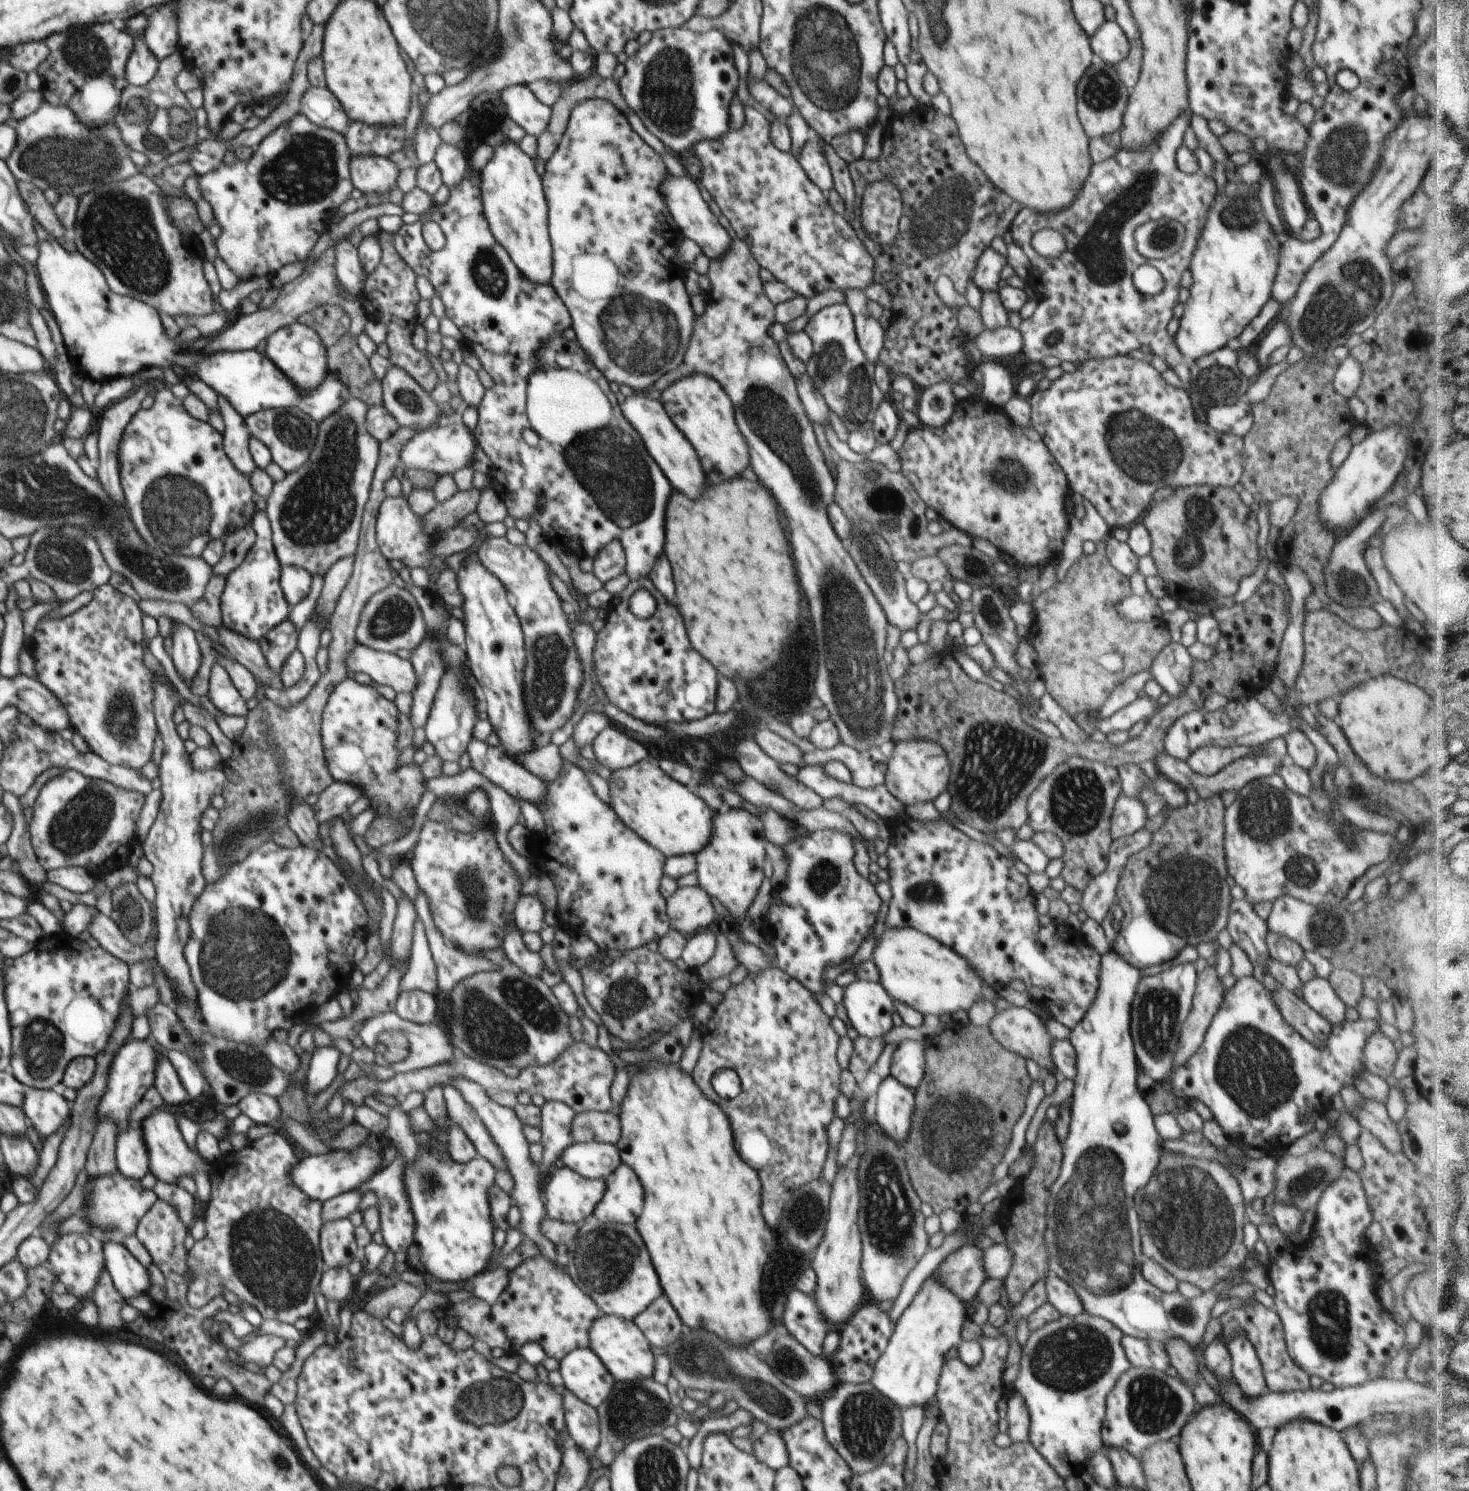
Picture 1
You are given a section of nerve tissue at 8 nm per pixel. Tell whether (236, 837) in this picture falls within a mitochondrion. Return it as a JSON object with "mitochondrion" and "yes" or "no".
{"mitochondrion":"yes"}

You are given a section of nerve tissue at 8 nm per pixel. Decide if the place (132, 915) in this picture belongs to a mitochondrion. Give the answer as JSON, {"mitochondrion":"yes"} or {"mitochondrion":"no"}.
{"mitochondrion":"yes"}

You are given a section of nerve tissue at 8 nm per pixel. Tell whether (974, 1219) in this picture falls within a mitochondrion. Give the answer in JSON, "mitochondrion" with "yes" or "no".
{"mitochondrion":"no"}

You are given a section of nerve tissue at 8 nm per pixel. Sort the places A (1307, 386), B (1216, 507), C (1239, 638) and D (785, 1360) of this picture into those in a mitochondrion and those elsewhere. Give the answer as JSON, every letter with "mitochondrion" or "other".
{"A":"other","B":"mitochondrion","C":"other","D":"mitochondrion"}

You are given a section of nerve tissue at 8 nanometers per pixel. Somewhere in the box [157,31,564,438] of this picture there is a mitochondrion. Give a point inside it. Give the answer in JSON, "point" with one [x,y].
{"point":[304,173]}

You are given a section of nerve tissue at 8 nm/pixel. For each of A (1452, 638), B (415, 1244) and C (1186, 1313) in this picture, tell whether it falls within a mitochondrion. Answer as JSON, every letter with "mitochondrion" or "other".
{"A":"other","B":"other","C":"mitochondrion"}

